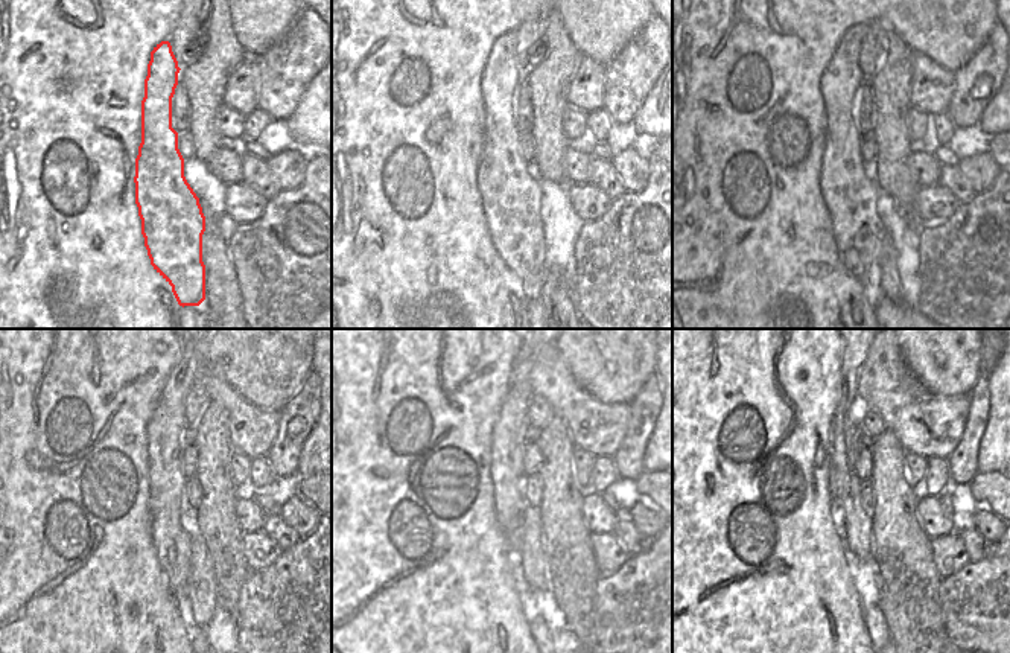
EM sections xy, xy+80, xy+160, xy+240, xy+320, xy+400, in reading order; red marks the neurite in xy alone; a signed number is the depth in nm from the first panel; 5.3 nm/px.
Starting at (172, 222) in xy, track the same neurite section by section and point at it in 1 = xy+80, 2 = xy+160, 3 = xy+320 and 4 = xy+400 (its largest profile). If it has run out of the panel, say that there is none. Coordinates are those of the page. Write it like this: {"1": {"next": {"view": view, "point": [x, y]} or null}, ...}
{"1": {"next": {"view": "xy+80", "point": [510, 197]}}, "2": {"next": {"view": "xy+160", "point": [851, 198]}}, "3": {"next": {"view": "xy+320", "point": [508, 478]}}, "4": {"next": {"view": "xy+400", "point": [841, 483]}}}

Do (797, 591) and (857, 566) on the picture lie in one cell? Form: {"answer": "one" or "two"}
{"answer": "two"}

